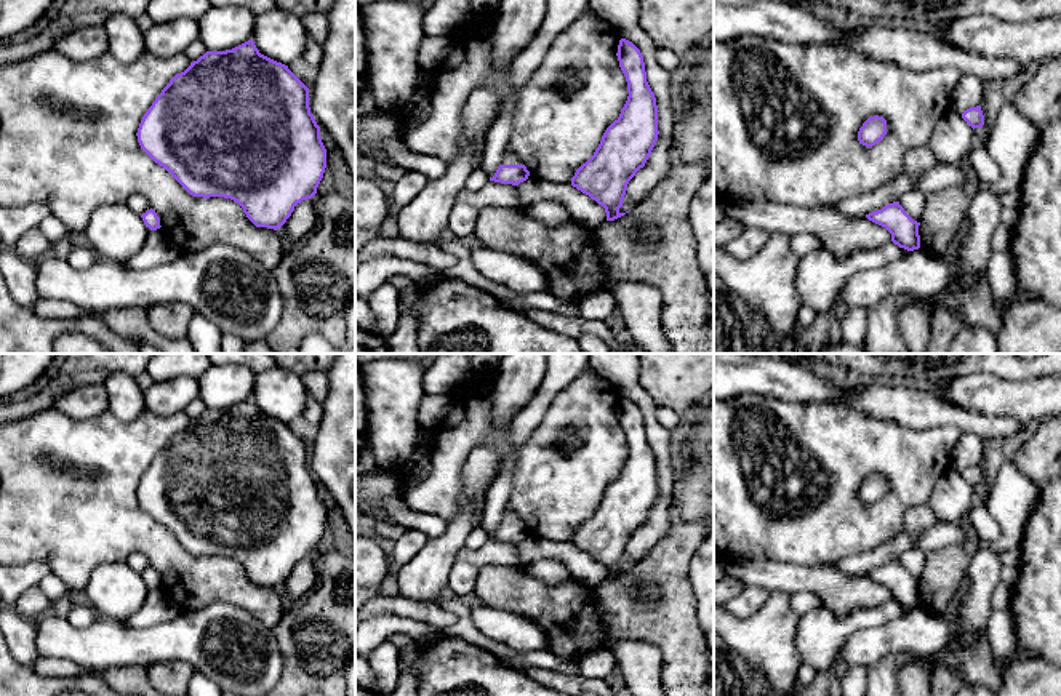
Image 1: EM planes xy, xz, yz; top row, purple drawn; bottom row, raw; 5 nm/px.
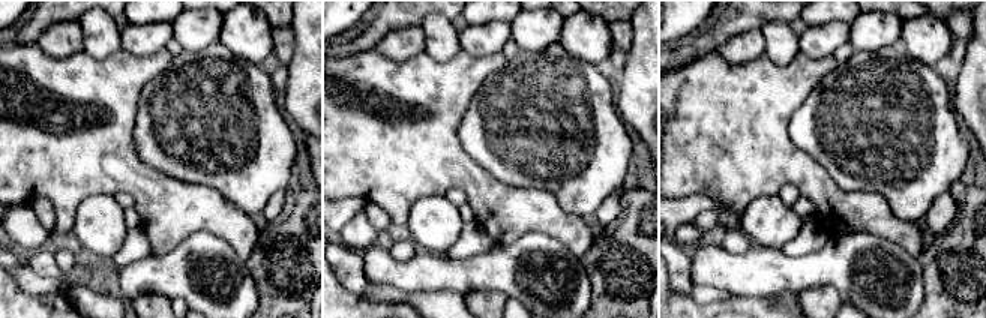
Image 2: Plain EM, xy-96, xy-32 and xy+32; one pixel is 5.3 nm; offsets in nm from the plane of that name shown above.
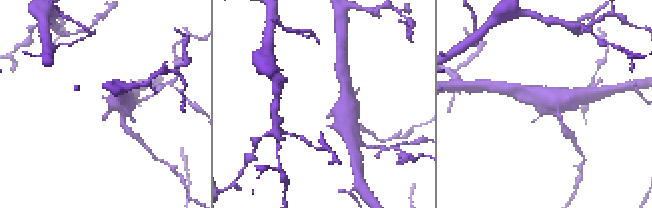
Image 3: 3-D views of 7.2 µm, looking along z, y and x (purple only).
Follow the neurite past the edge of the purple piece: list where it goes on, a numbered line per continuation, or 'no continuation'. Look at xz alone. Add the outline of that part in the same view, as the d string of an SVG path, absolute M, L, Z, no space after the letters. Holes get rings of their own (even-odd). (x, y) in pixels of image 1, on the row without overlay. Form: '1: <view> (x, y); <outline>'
1: xz (509, 516); M507 506L501 523L523 523L523 520Z

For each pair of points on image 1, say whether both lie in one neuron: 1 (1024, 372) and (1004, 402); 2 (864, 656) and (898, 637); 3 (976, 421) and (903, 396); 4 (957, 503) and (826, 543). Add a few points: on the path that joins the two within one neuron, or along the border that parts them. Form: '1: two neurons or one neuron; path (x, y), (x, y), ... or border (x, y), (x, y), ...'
1: two neurons; border (981, 372), (1005, 380), (1044, 376)
2: one neuron; path (872, 648), (880, 640), (890, 637)
3: one neuron; path (959, 418), (920, 410)
4: two neurons; border (948, 469), (925, 501)

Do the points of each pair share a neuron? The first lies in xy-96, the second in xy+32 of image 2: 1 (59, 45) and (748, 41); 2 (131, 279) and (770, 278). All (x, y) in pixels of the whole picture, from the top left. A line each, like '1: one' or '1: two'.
1: one
2: one

